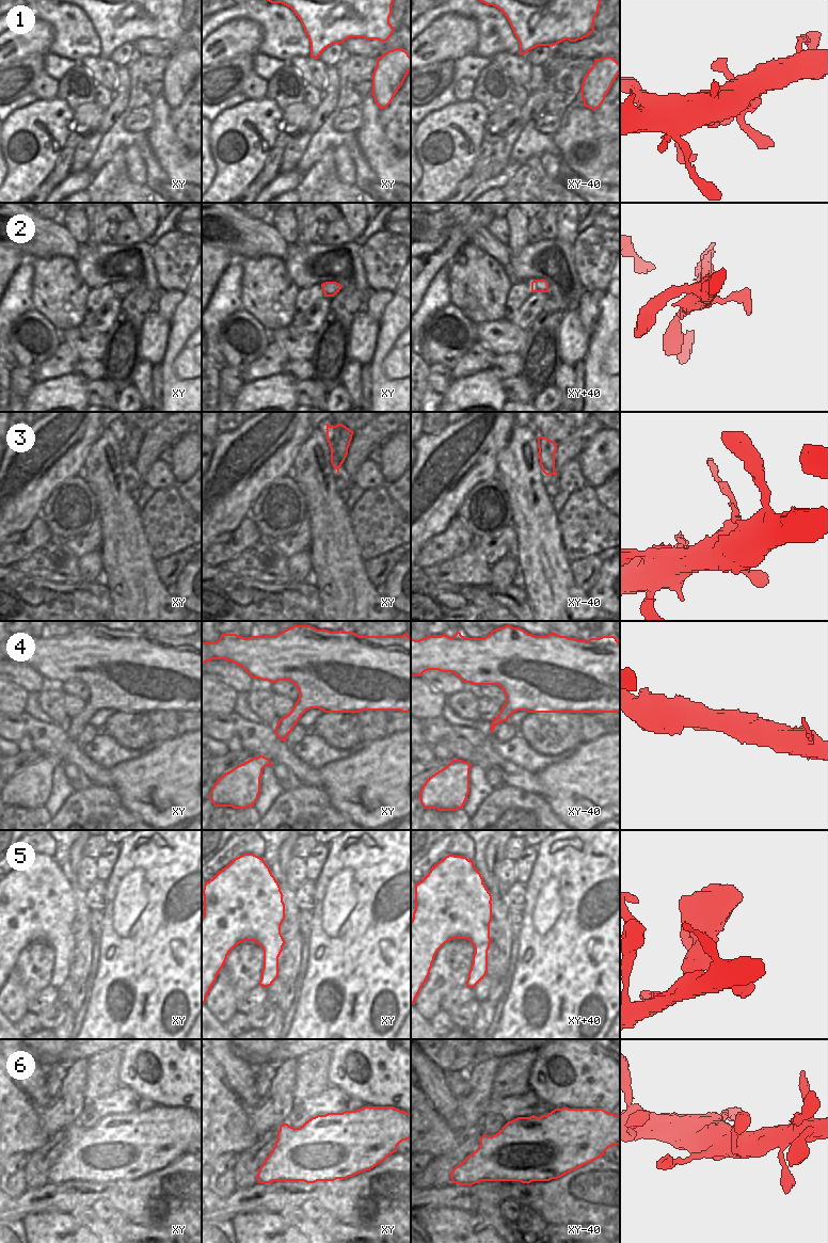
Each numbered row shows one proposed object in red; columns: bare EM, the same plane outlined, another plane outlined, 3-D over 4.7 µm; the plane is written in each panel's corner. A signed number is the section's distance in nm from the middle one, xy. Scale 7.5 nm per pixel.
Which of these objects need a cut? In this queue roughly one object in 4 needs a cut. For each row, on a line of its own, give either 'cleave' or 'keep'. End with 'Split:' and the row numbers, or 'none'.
1: keep
2: keep
3: keep
4: keep
5: cleave
6: keep
Split: 5

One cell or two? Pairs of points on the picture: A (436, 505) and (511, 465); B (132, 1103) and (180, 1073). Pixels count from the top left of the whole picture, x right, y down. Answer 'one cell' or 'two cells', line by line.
A: two cells
B: two cells

